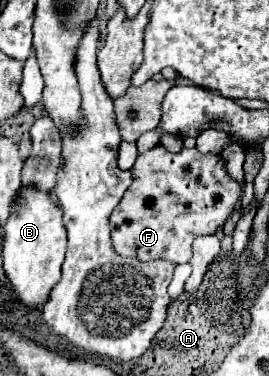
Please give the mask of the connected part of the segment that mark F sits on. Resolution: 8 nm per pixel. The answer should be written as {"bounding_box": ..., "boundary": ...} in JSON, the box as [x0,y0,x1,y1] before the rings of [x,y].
{"bounding_box":[110,146,242,264],"boundary":[[[156,146],[138,156],[132,166],[134,182],[126,190],[120,204],[110,216],[112,244],[120,256],[130,256],[138,260],[164,258],[174,264],[184,264],[192,258],[192,242],[198,234],[214,234],[222,226],[228,214],[234,210],[236,200],[242,196],[242,186],[232,180],[224,168],[224,160],[214,154],[200,154],[196,148],[184,148],[180,154],[168,152],[164,146]]]}

